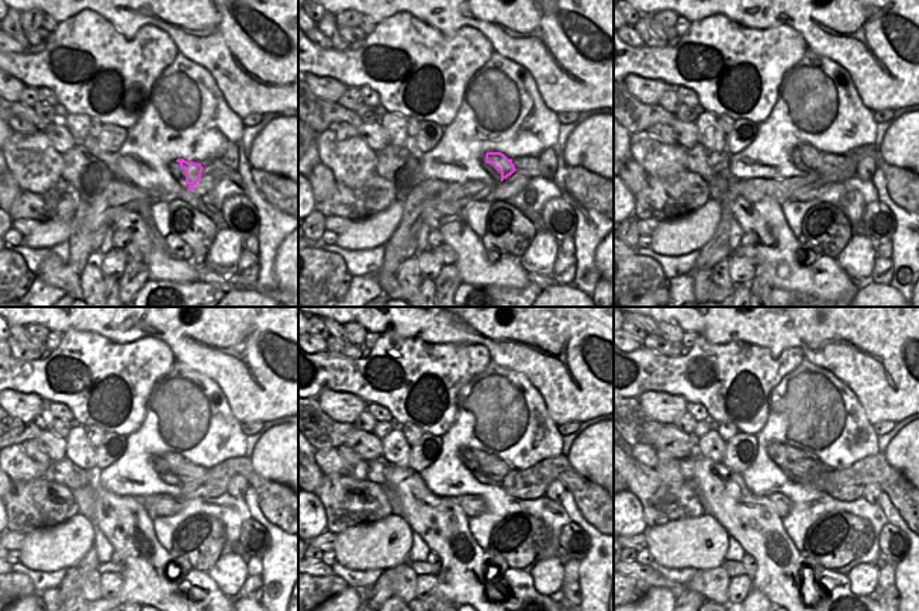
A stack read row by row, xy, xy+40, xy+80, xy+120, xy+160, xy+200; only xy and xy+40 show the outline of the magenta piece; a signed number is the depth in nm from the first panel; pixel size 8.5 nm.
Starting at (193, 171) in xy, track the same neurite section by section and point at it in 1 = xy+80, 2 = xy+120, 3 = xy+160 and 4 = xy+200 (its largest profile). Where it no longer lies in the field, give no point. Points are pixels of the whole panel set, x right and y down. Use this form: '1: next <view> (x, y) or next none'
1: next xy+80 (809, 155)
2: next xy+120 (176, 462)
3: next xy+160 (476, 455)
4: next xy+200 (790, 452)

